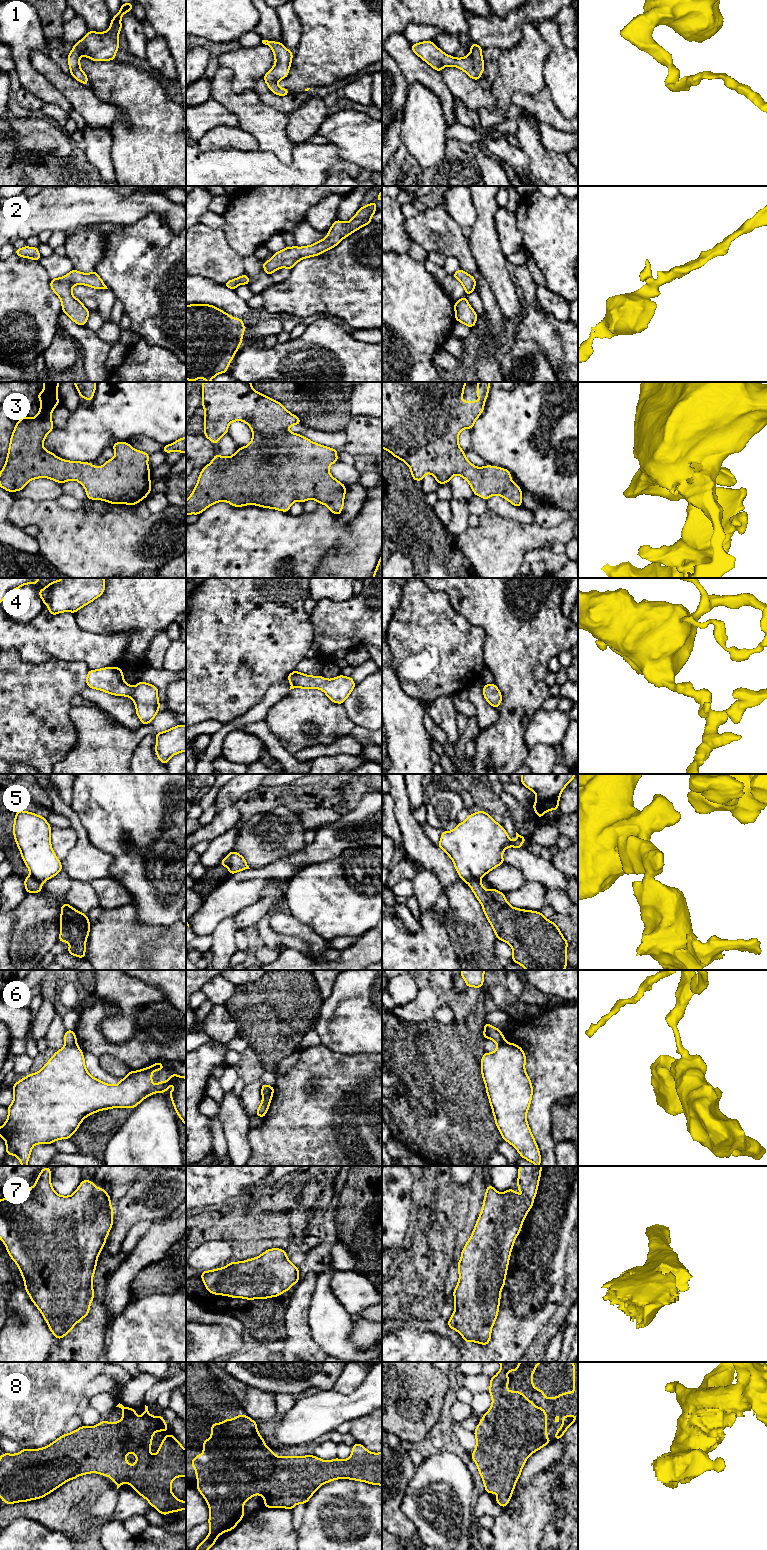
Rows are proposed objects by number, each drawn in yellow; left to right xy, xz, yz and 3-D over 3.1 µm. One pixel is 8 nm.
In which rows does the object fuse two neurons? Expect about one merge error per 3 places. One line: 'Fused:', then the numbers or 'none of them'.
Fused: 5, 6

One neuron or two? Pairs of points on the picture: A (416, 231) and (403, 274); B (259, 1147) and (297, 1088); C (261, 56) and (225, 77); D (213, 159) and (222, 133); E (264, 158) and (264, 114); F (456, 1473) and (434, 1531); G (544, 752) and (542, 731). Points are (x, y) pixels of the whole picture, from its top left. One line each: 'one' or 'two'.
A: two
B: one
C: two
D: two
E: two
F: one
G: two

